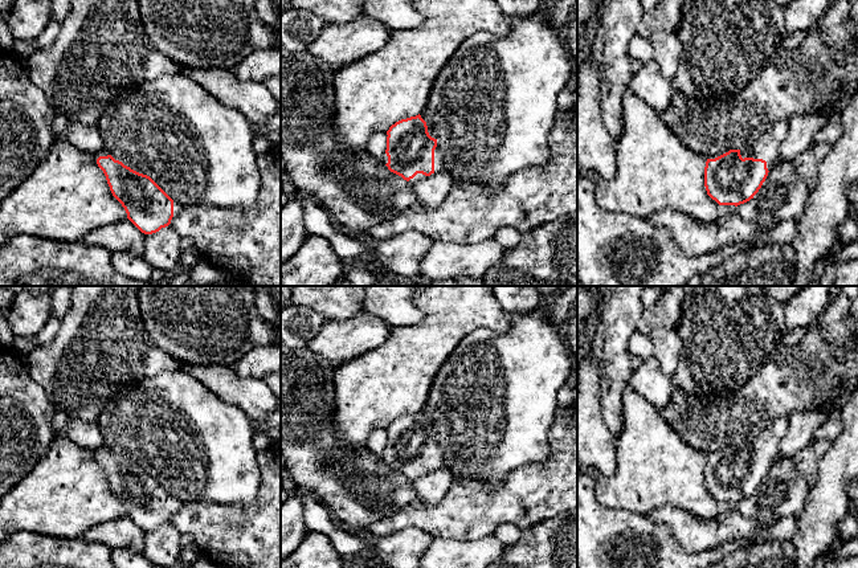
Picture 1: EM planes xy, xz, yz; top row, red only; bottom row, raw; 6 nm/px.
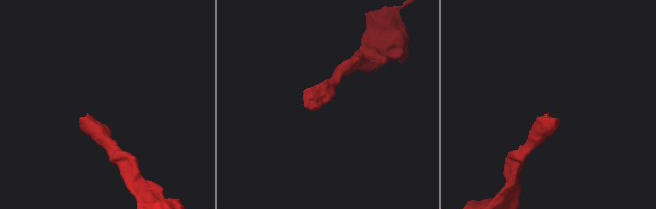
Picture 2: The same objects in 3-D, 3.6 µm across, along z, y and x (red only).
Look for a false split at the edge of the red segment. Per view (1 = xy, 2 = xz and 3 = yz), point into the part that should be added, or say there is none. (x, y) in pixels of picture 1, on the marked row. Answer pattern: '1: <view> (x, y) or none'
1: xy (102, 152)
2: xz (438, 156)
3: yz (767, 147)

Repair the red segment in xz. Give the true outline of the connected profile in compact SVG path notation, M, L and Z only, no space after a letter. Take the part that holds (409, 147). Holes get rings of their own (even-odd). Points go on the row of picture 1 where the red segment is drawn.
M421 115L401 119L385 132L383 163L412 185L442 169L444 154Z

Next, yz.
M789 119L779 120L753 144L708 158L704 167L707 195L719 205L738 207L753 199L779 160L789 124Z

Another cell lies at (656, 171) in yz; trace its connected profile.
M630 90L624 99L624 130L616 142L616 175L610 180L596 179L597 200L602 209L624 212L640 217L649 217L658 211L671 209L687 214L699 222L714 222L727 213L731 205L719 205L712 200L704 187L704 167L707 159L687 148L678 136L666 126L659 114L647 106Z

